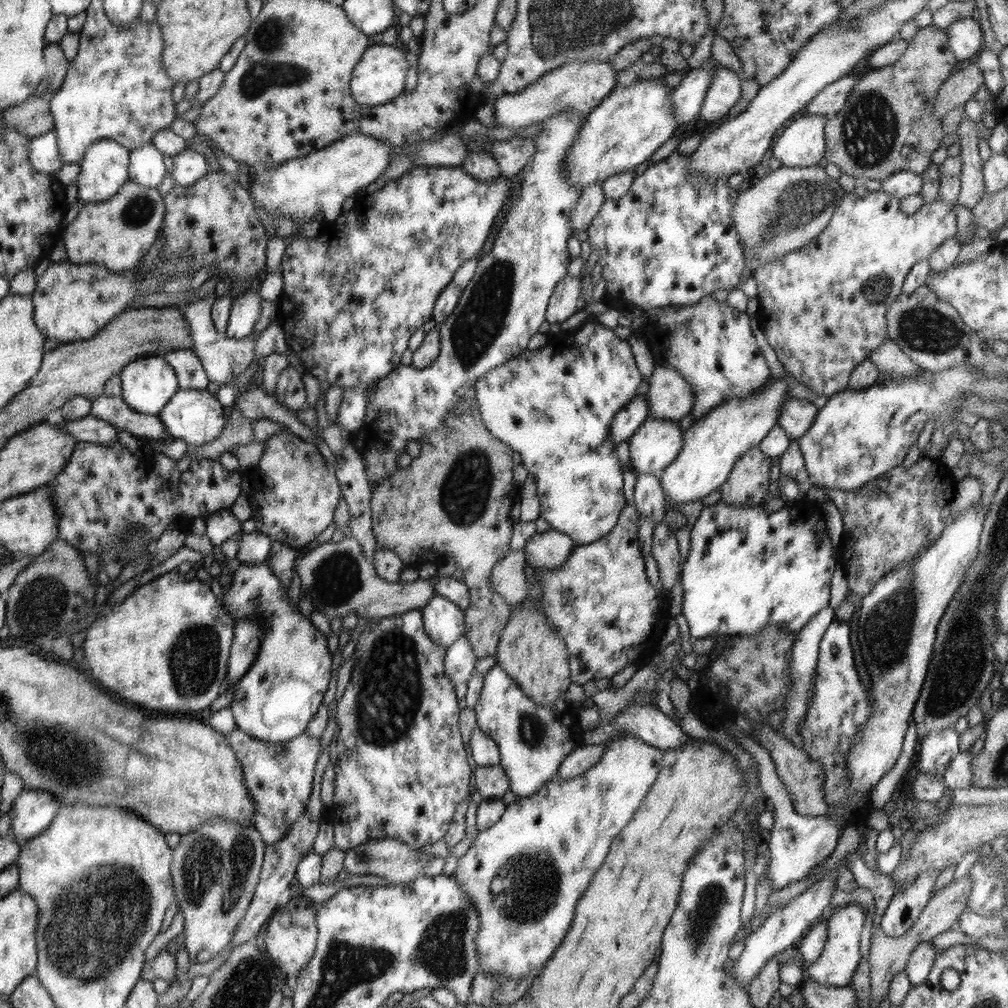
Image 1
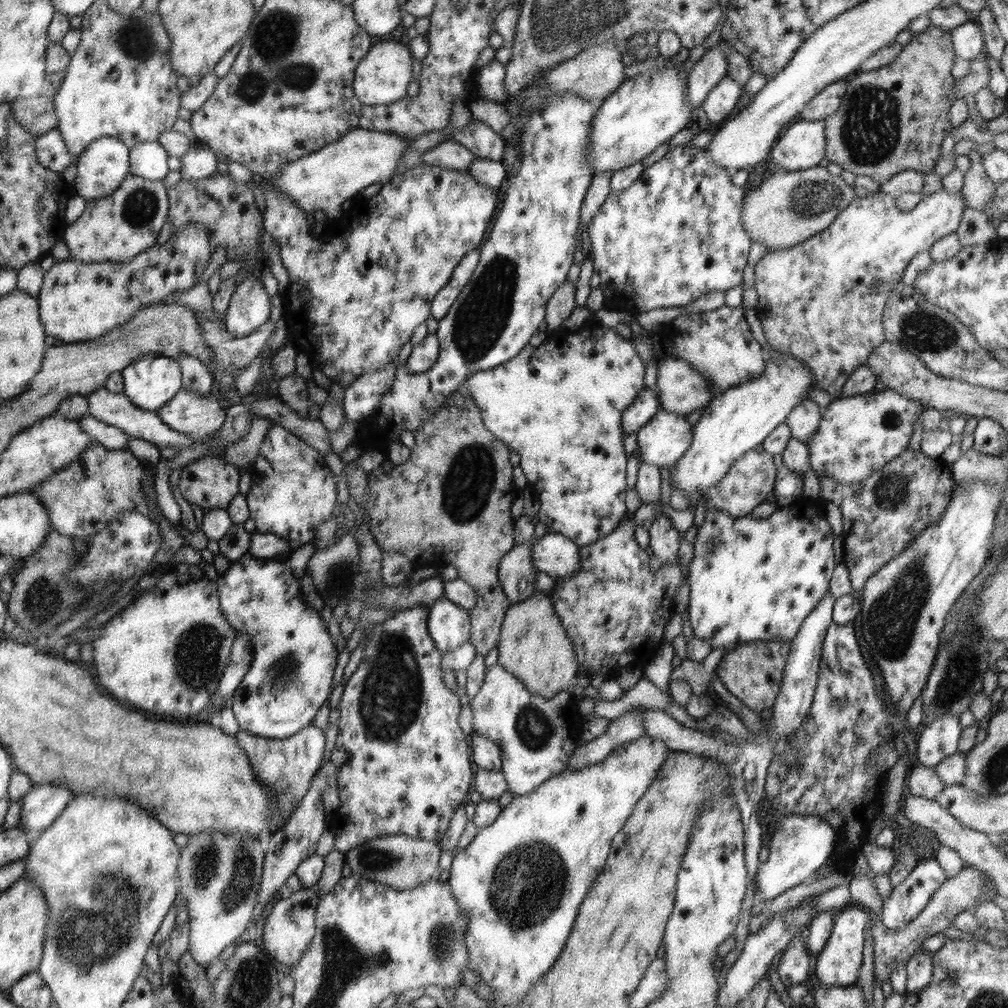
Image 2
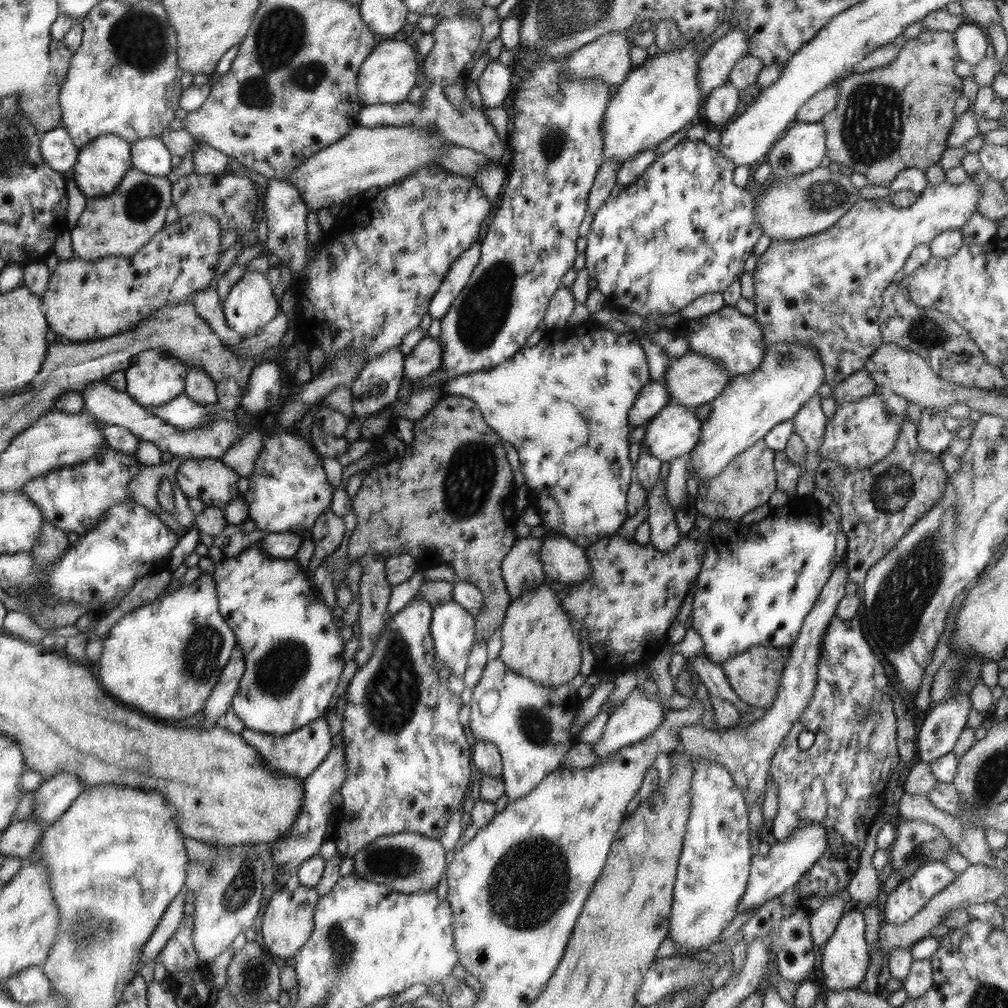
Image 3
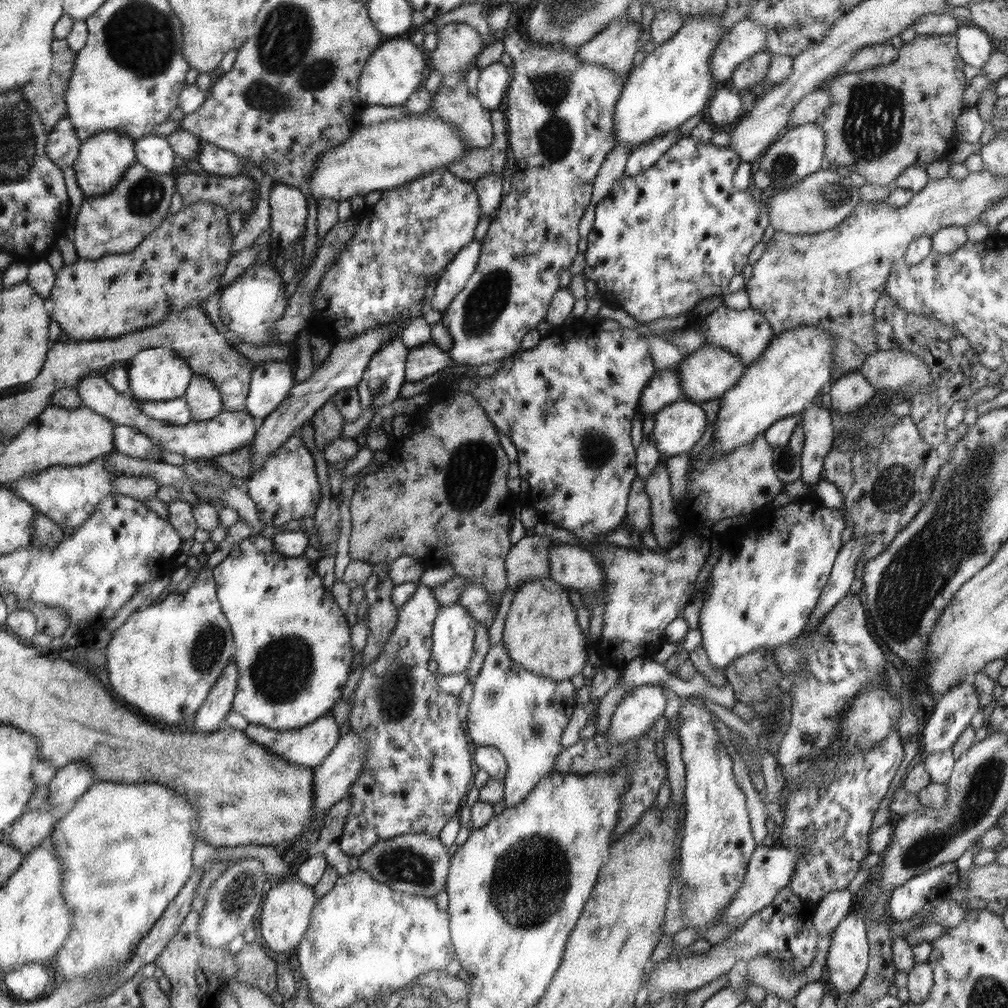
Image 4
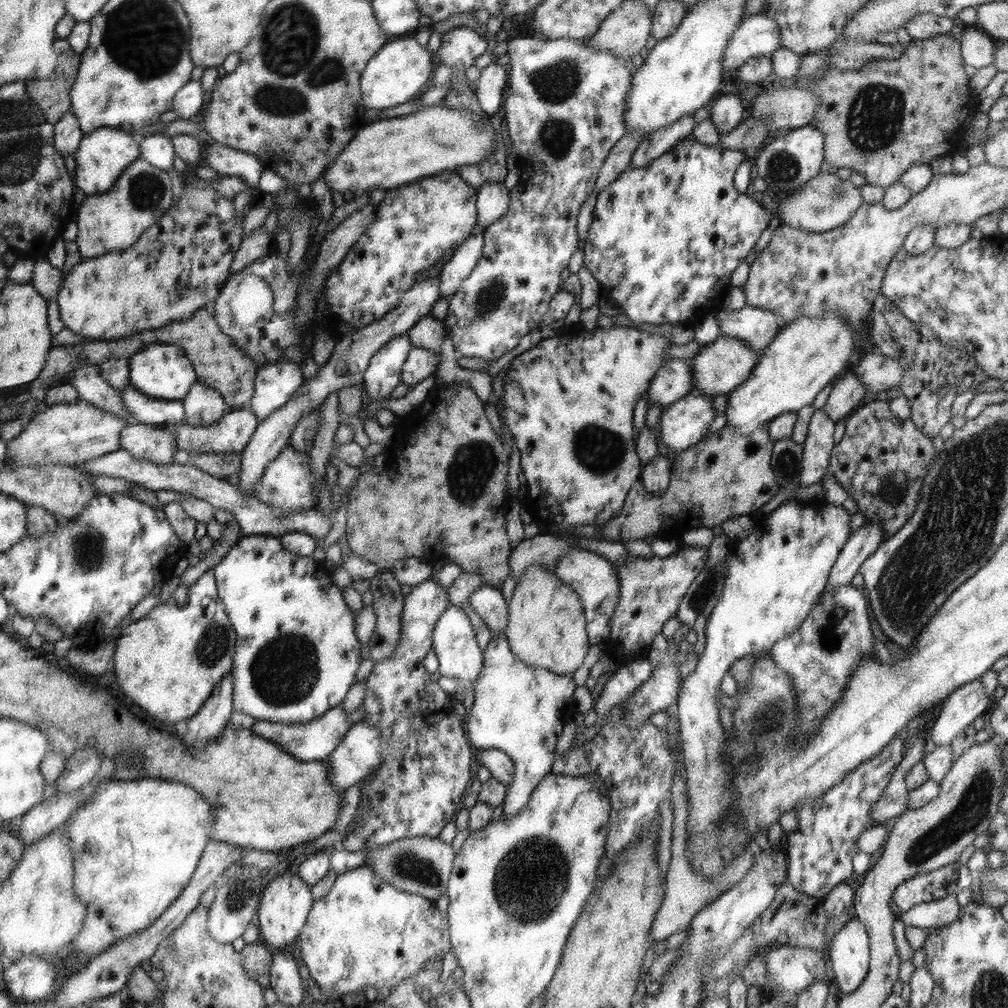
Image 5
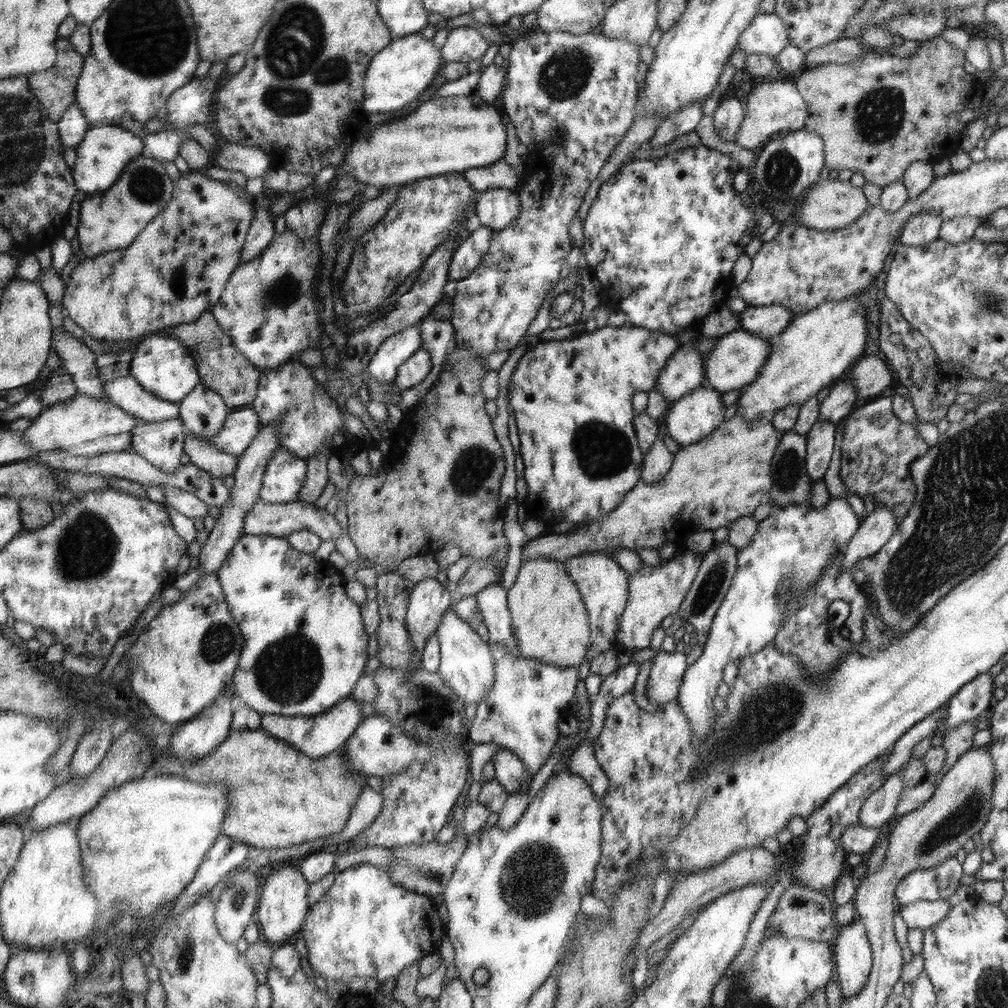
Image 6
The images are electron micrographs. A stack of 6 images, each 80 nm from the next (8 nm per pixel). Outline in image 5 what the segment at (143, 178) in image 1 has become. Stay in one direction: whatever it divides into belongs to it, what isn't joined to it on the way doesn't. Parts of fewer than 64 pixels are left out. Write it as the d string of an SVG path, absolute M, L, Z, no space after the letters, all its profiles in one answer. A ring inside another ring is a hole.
M165 133L151 134L141 138L141 156L154 168L169 171L176 158L175 147L170 135Z

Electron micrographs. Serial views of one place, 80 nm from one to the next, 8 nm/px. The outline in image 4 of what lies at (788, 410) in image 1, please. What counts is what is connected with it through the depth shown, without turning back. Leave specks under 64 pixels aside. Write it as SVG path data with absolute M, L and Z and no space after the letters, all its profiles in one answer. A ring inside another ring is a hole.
M813 403L803 410L799 419L804 431L800 480L812 488L823 479L824 460L832 452L835 434L832 416L828 409Z

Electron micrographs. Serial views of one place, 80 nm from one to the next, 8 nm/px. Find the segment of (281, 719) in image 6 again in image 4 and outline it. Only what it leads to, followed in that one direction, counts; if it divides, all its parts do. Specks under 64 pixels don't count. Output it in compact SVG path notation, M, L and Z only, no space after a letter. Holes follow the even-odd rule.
M332 713L328 716L321 716L314 723L307 724L306 727L291 730L272 730L259 724L249 724L244 730L256 744L274 752L276 756L283 758L286 762L294 766L304 768L315 768L332 752L332 749L340 740L340 728L336 726Z

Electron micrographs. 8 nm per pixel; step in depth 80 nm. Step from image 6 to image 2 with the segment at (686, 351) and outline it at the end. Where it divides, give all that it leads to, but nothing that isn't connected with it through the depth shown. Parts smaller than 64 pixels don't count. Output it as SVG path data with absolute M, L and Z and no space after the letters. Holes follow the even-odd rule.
M644 387L636 400L622 413L622 433L625 436L636 433L660 409L655 391Z

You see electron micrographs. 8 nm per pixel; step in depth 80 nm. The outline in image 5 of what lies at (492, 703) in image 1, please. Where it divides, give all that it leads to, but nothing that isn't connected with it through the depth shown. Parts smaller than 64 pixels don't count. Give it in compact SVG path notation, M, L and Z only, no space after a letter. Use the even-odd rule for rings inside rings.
M494 636L484 652L484 668L478 680L474 705L465 717L468 740L477 749L497 748L513 760L514 776L507 784L503 814L513 816L527 802L543 778L552 772L556 757L556 742L566 722L573 720L574 688L572 675L560 676L548 668L532 668L511 651L504 636Z

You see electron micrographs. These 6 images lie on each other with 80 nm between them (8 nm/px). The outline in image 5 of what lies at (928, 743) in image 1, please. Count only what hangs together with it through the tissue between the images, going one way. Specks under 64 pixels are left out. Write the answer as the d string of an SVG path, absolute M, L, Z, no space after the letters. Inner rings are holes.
M979 678L951 693L942 702L942 710L929 730L936 748L950 745L967 726L982 716L990 702Z

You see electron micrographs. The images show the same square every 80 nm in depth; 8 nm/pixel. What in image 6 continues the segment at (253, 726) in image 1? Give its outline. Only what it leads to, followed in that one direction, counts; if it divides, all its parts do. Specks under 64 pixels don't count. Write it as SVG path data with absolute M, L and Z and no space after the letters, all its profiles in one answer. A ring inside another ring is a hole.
M257 534L242 535L234 548L228 554L228 558L218 571L220 584L223 587L224 596L231 615L235 617L236 624L239 625L240 632L243 633L243 648L239 654L239 667L234 672L234 680L231 684L233 688L236 705L246 706L258 714L279 714L280 716L316 716L322 715L324 711L331 710L336 704L344 701L344 698L352 692L356 686L358 678L364 672L364 664L368 660L368 641L370 636L364 632L360 607L356 602L352 602L346 592L344 592L344 582L340 576L342 570L334 568L330 562L318 562L314 554L298 552L282 536L268 536Z

